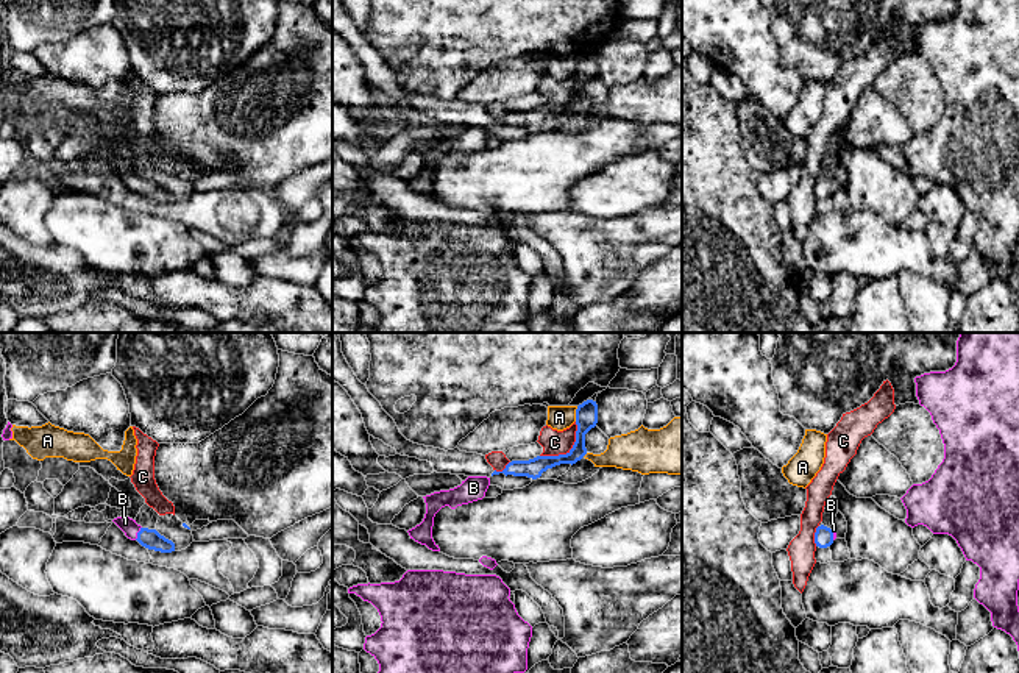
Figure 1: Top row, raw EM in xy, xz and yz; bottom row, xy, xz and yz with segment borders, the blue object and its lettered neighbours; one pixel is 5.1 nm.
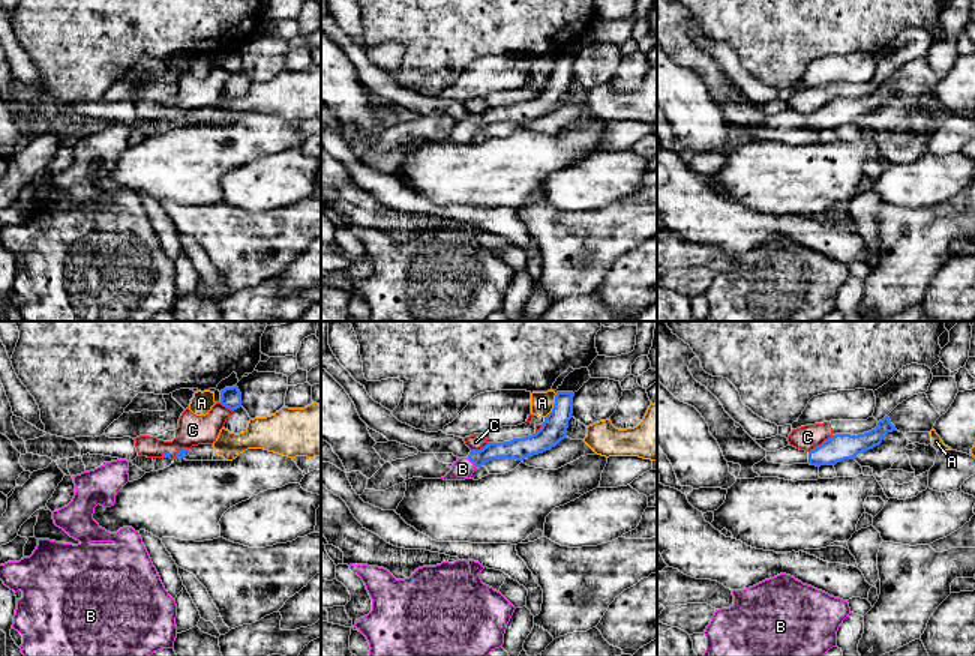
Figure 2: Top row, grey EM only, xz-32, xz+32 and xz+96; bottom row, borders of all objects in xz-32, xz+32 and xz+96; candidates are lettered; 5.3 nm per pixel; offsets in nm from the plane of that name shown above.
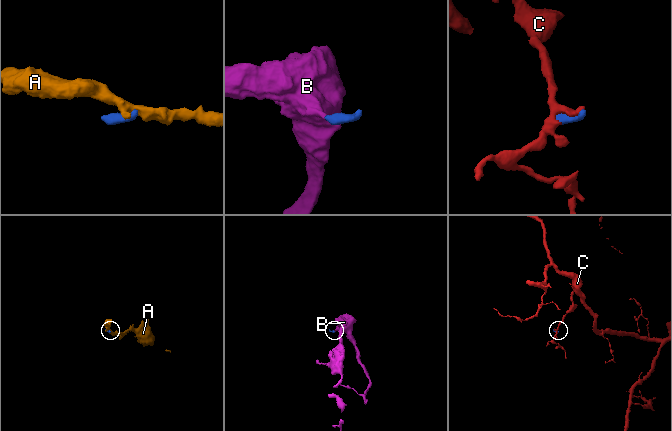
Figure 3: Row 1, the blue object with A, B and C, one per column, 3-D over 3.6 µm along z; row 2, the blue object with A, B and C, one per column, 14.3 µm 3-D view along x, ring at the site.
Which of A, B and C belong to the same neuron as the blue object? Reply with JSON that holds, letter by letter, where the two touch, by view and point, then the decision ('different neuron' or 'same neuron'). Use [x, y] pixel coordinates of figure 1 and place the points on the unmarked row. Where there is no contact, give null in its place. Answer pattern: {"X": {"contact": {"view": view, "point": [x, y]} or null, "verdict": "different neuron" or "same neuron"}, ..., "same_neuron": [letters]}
{"A": {"contact": {"view": "xz", "point": [576, 64]}, "verdict": "different neuron"}, "B": {"contact": {"view": "xy", "point": [138, 183]}, "verdict": "same neuron"}, "C": {"contact": {"view": "xz", "point": [570, 100]}, "verdict": "different neuron"}, "same_neuron": ["B"]}

